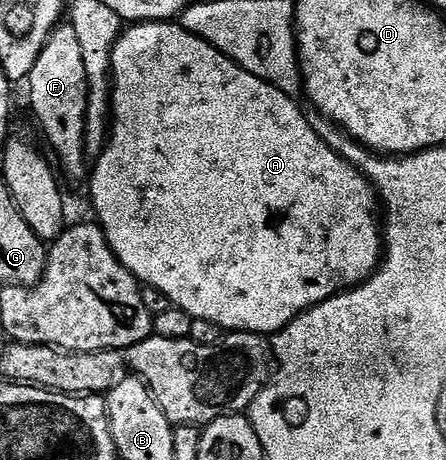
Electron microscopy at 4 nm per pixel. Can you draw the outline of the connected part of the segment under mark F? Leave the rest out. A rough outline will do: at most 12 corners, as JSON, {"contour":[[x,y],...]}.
{"contour":[[73,25],[55,27],[28,80],[61,174],[85,180],[88,81]]}

